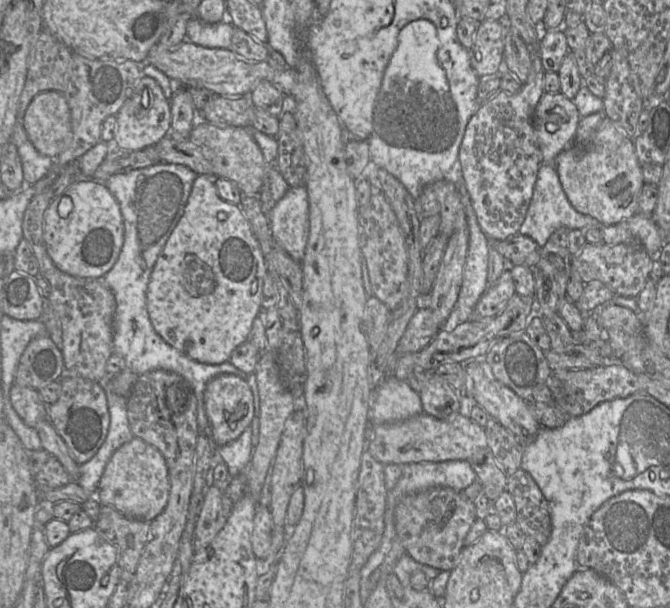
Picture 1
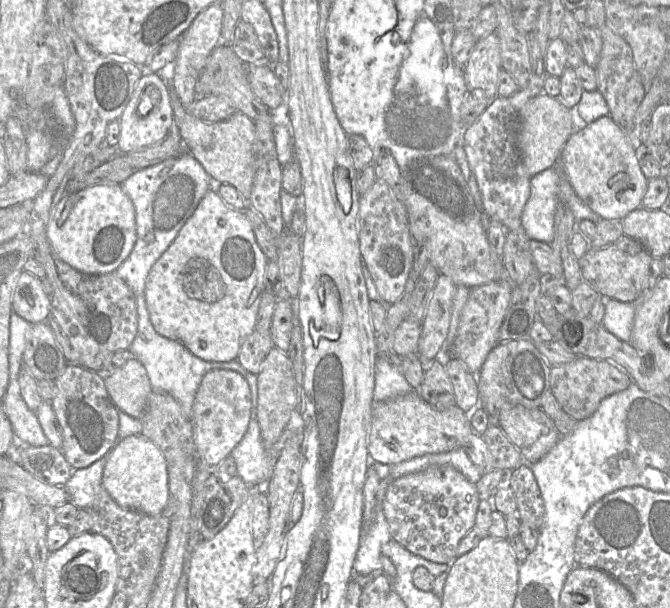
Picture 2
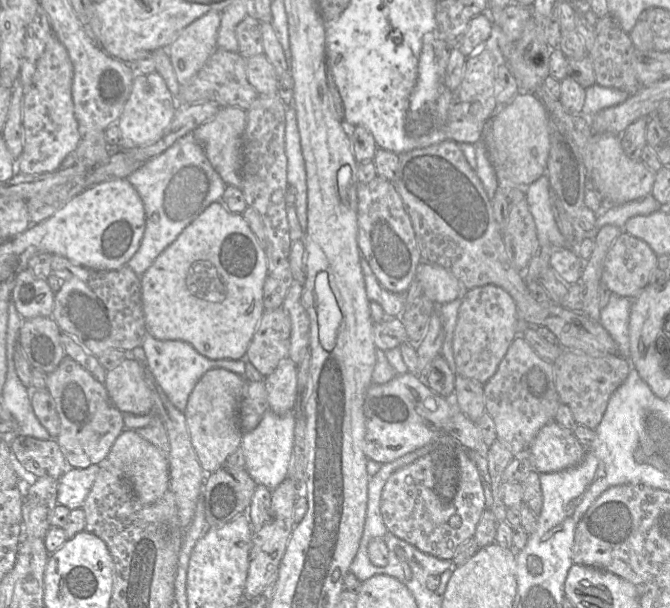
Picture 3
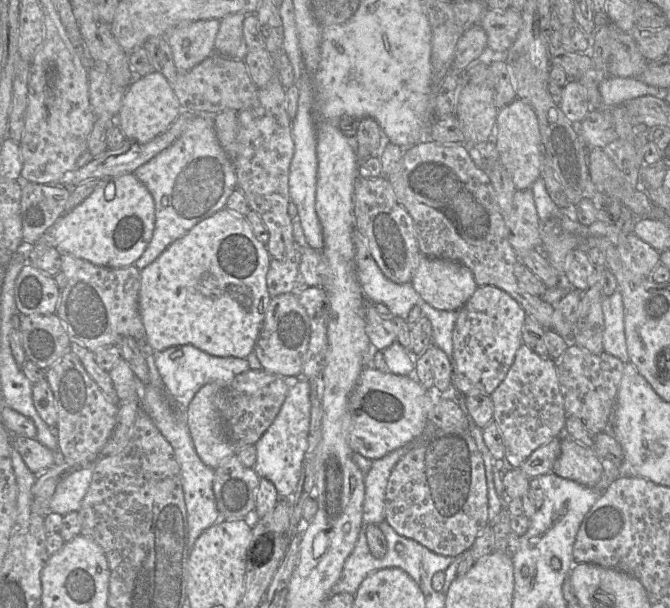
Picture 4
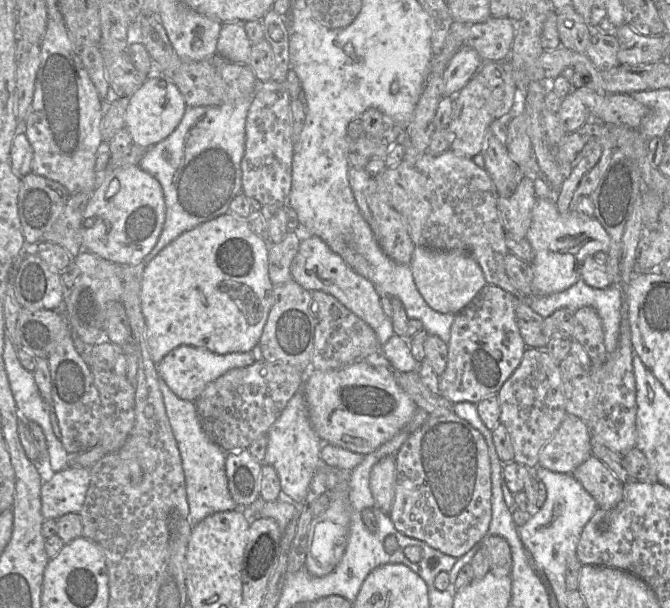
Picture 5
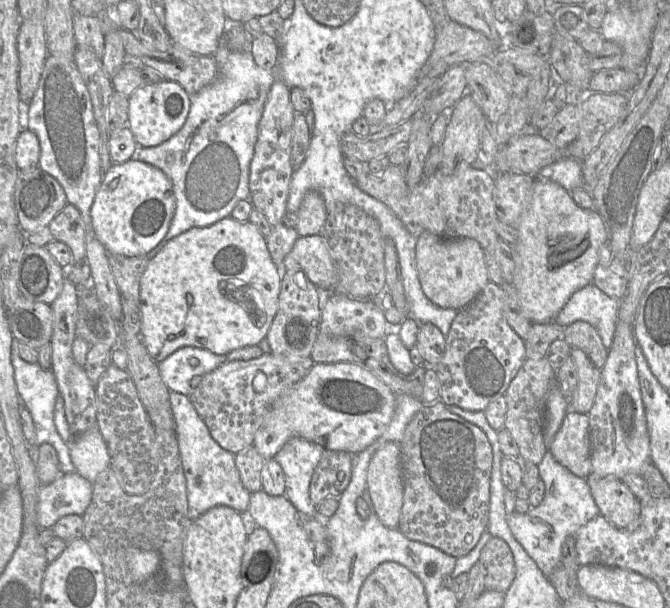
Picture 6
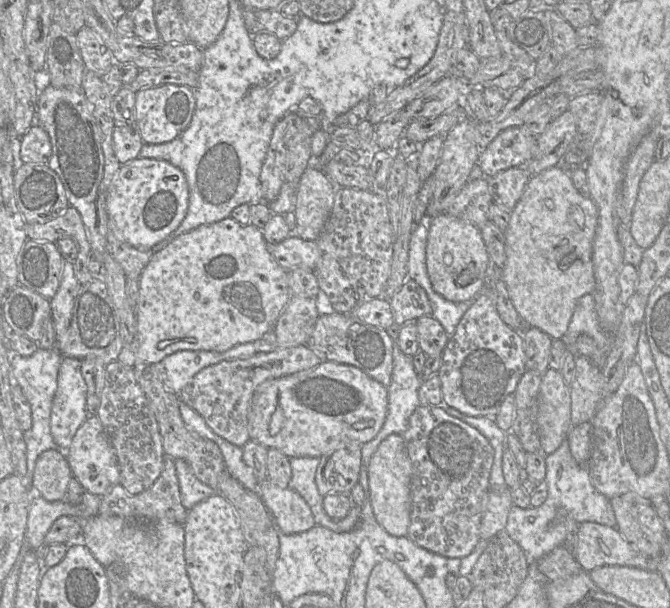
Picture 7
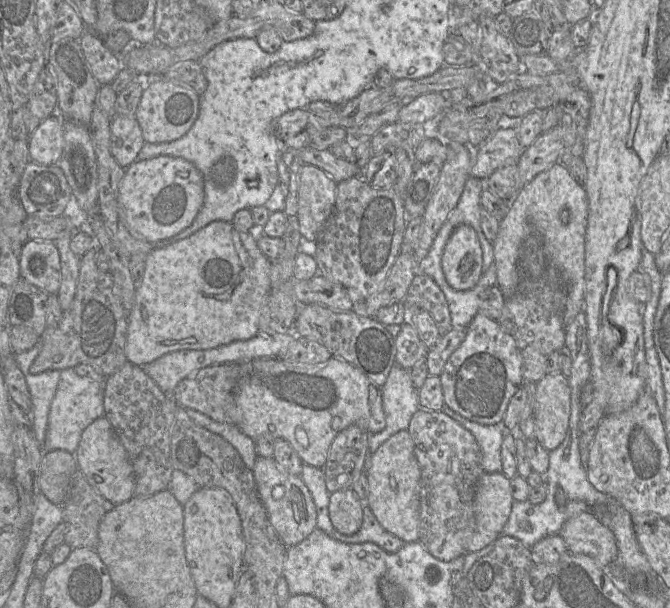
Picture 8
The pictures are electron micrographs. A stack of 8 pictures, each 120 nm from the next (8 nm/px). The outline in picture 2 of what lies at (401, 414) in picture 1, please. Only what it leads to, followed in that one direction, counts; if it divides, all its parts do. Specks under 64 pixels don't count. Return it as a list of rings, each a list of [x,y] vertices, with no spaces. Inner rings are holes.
[[[380,354],[375,363],[374,401],[396,399],[413,391],[401,369],[389,361],[388,354]]]

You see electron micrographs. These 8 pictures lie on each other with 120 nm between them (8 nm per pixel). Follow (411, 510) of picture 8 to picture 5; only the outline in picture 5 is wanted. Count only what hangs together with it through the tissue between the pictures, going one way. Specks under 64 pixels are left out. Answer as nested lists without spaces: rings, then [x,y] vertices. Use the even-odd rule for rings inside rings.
[[[386,456],[379,460],[370,473],[370,490],[375,506],[389,515],[395,498],[396,458]]]

